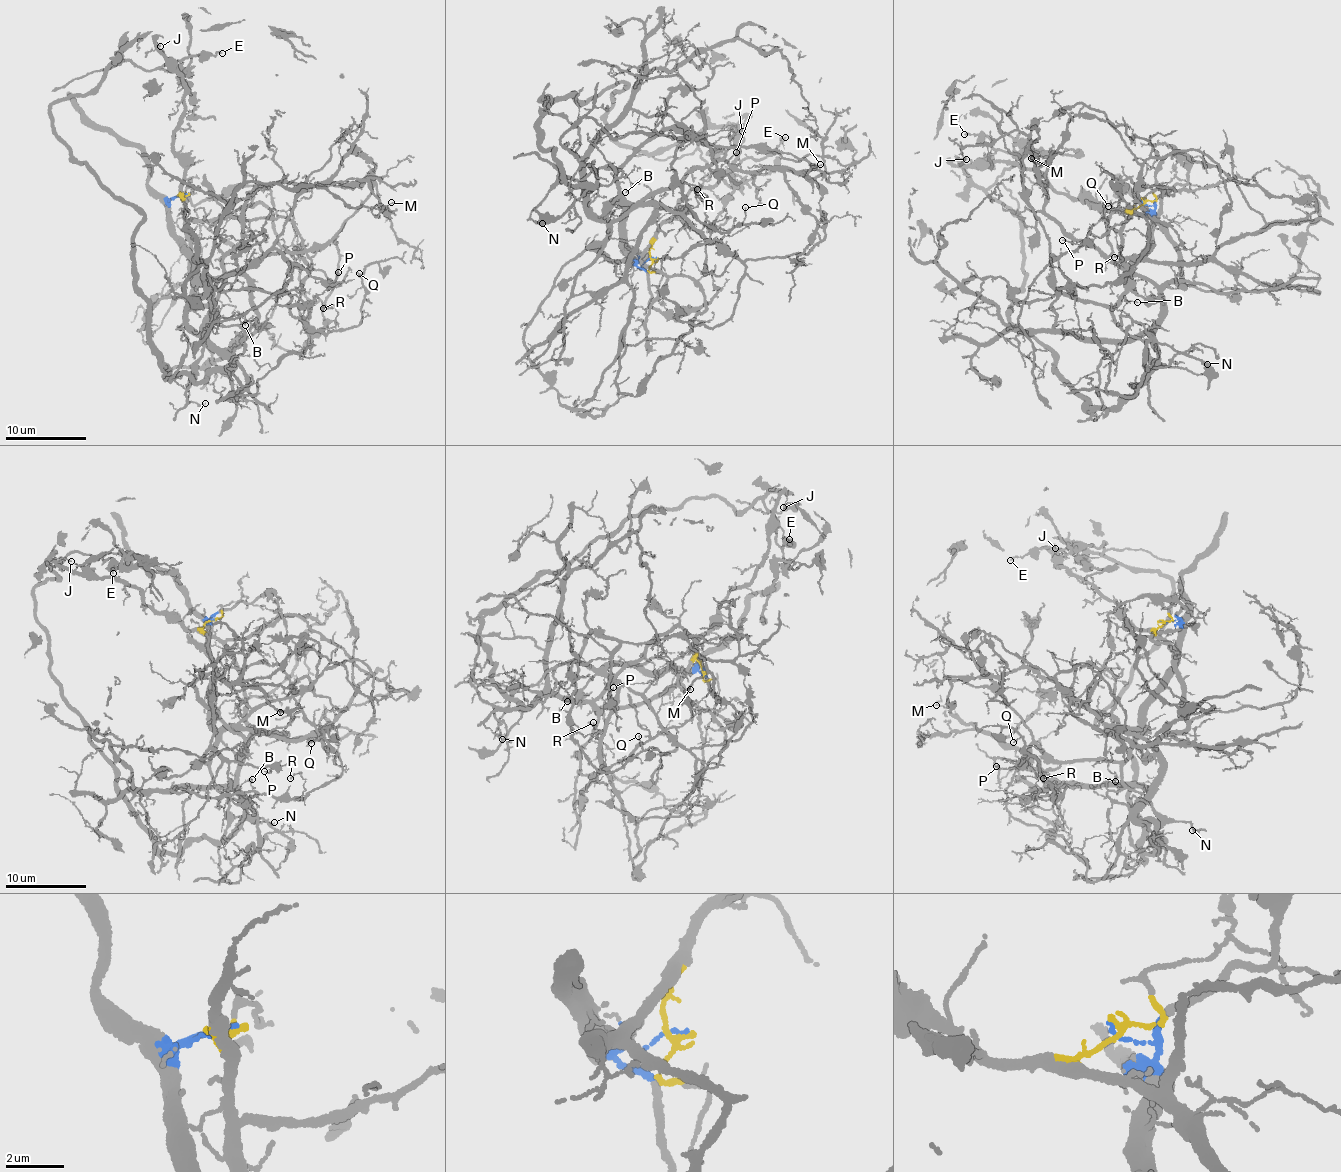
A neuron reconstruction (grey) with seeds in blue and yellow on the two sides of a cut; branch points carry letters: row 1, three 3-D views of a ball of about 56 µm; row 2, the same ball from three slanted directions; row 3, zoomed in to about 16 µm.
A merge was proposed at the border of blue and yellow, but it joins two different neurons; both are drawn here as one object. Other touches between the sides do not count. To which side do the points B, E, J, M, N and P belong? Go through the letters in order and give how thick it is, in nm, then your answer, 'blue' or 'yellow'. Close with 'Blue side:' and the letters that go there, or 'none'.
B: 80 nm | blue
E: 140 nm | yellow
J: 110 nm | yellow
M: 80 nm | blue
N: 150 nm | blue
P: 120 nm | blue
Blue side: B, M, N, P

